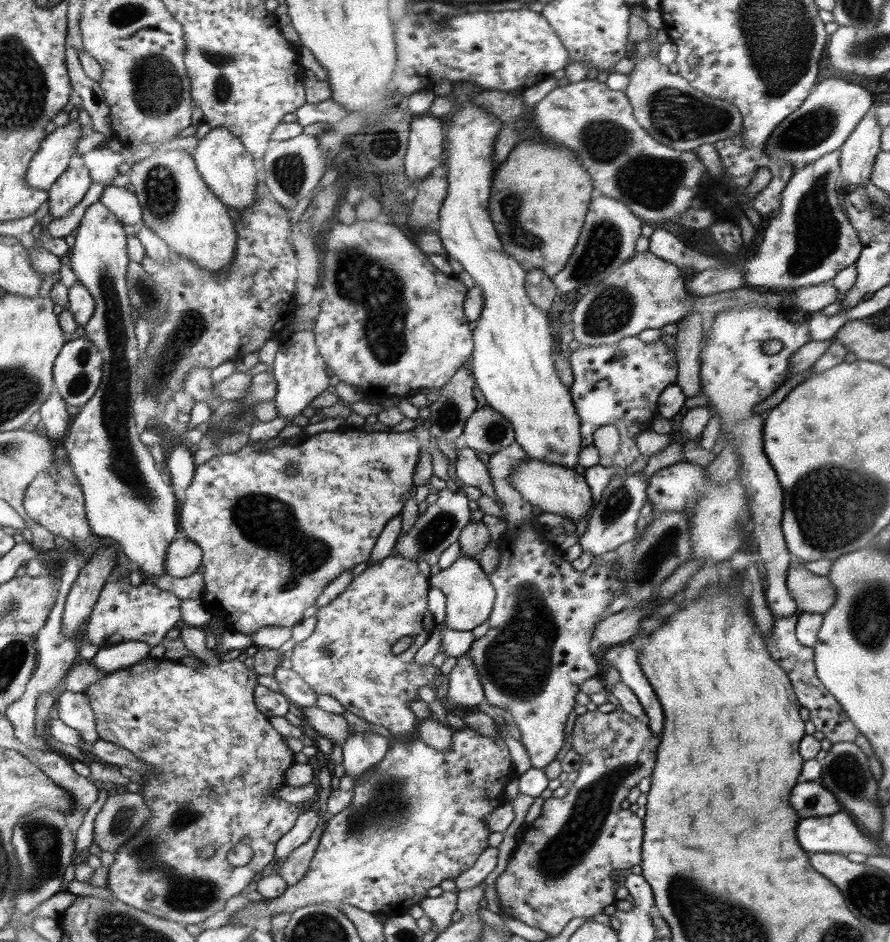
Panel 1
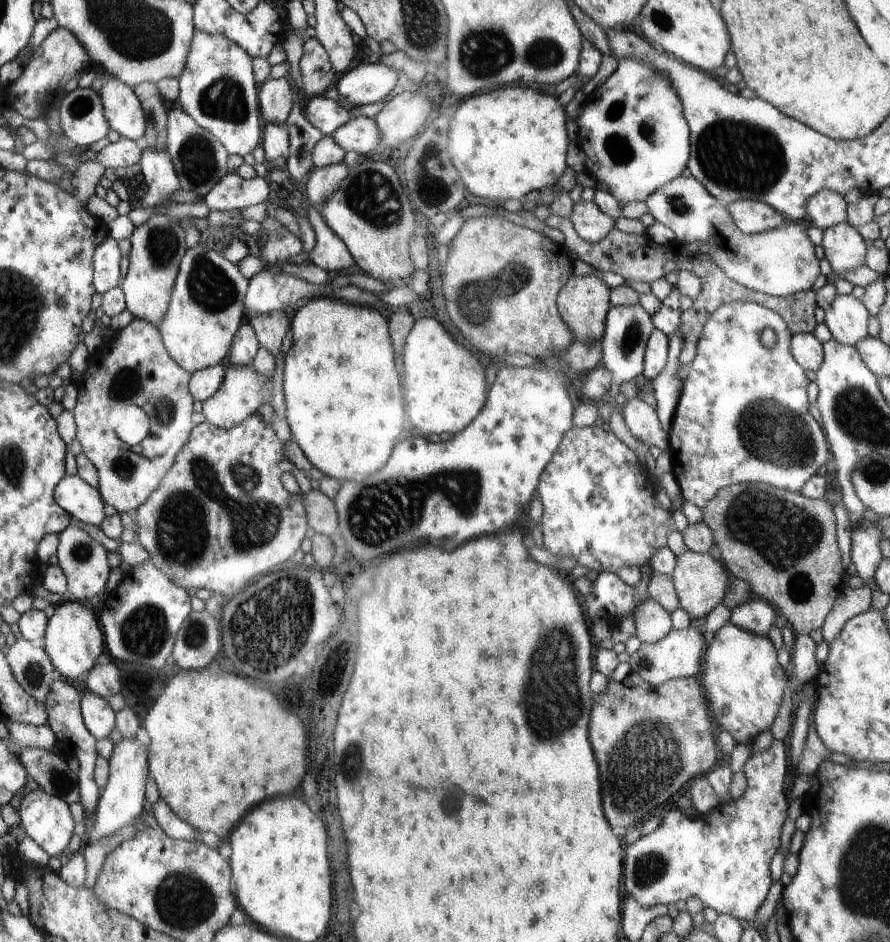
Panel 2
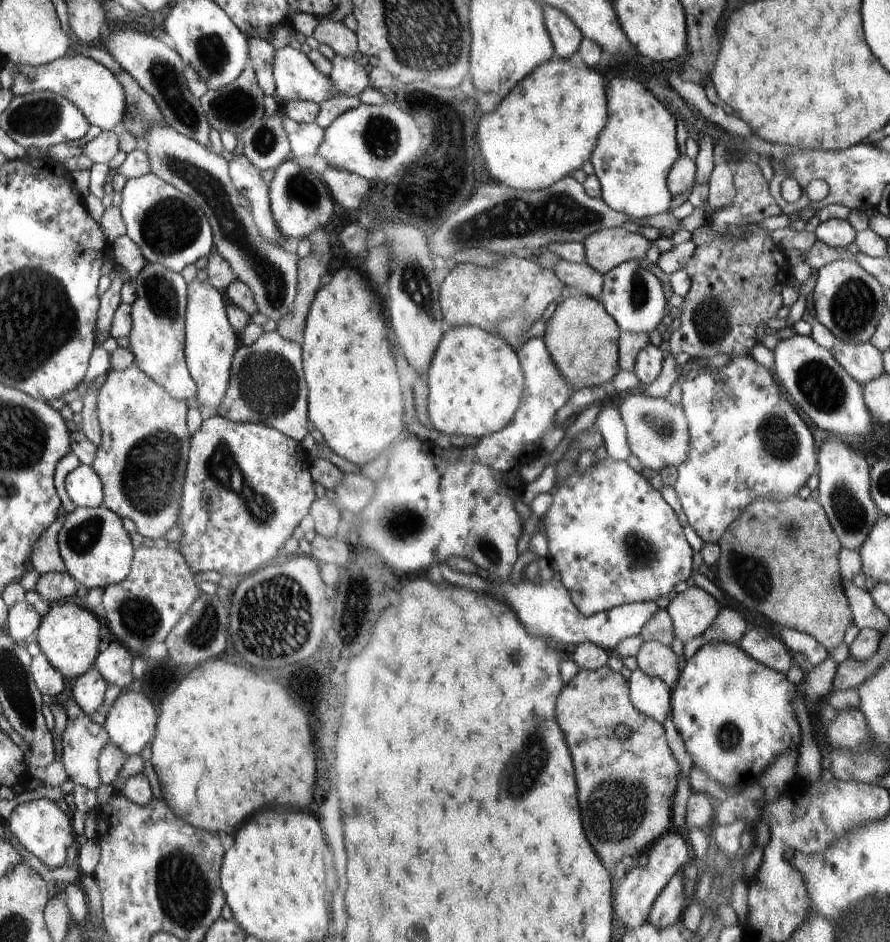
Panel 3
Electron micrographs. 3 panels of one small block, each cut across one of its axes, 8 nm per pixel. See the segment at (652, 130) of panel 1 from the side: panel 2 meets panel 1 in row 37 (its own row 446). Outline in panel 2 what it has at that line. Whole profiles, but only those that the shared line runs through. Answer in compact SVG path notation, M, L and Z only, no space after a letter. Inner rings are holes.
M634 397L618 407L618 410L634 438L644 442L646 446L656 446L663 452L669 452L669 433L664 432L653 406Z

